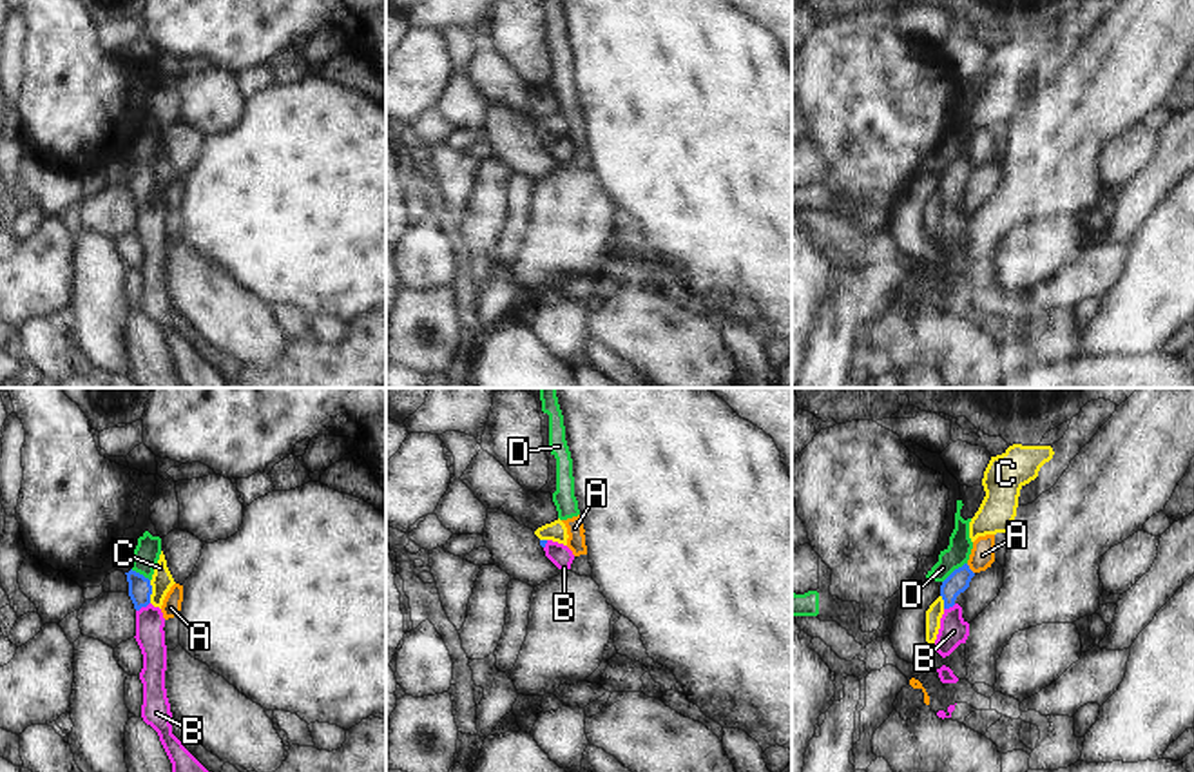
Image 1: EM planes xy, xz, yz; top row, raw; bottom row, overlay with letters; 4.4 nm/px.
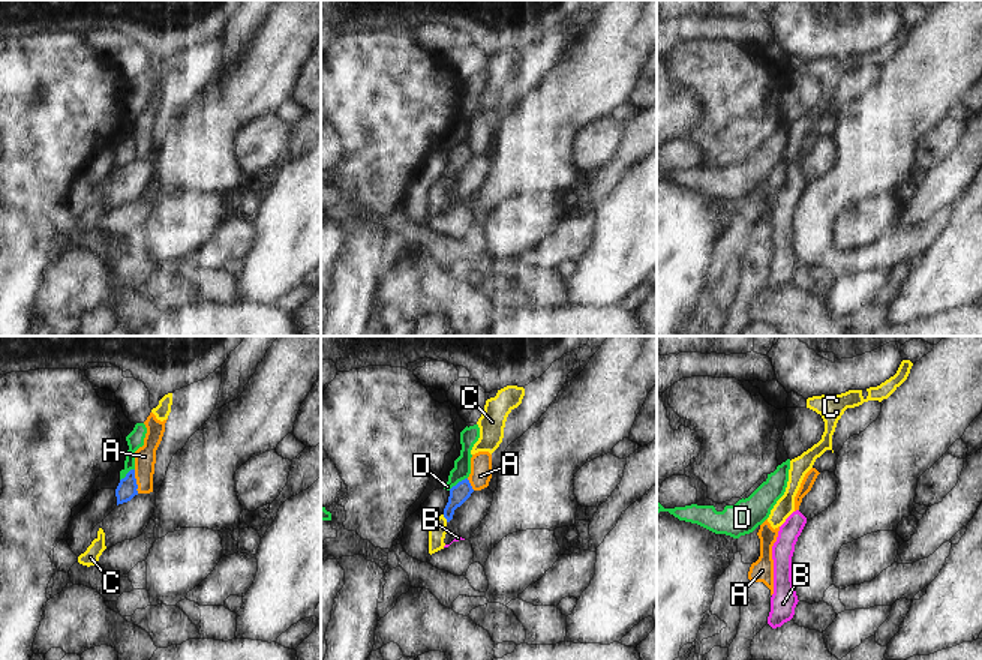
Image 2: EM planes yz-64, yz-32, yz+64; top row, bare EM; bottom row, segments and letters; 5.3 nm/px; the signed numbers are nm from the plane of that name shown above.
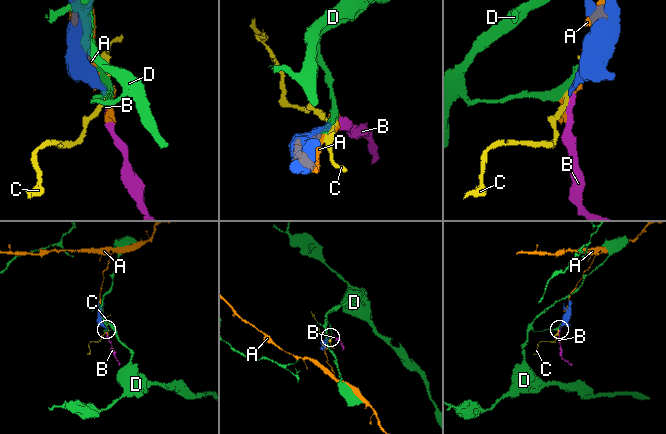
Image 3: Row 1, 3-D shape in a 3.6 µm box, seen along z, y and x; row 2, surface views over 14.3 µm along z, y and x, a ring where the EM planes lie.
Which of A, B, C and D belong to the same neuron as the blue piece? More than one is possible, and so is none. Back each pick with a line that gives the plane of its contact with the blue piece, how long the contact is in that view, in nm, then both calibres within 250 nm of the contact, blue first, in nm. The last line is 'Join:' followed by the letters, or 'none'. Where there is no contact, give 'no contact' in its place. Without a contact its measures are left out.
B: meets blue in xy; contact 80 nm long; 110 nm thick on the blue side, 130 nm on the other
Join: B

